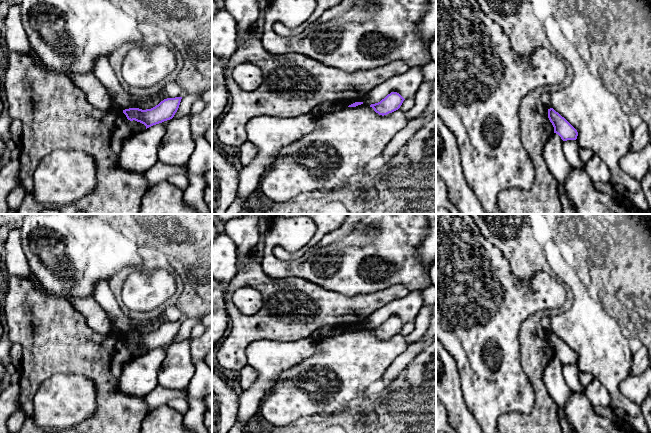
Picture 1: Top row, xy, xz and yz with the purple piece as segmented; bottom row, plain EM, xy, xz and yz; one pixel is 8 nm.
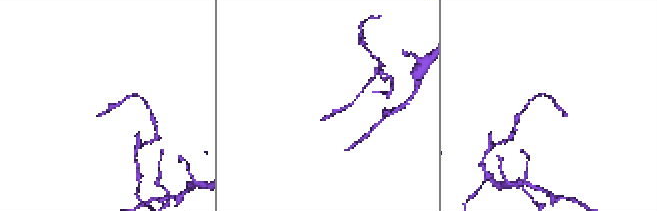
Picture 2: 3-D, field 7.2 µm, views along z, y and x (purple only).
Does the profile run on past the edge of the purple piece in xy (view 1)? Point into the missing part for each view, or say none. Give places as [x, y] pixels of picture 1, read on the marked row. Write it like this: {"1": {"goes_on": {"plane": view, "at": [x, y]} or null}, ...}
{"1": {"goes_on": null}}

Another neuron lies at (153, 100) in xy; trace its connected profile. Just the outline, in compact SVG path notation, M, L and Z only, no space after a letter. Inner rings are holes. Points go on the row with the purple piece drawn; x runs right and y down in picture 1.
M155 93L153 95L150 95L149 98L142 102L138 108L142 110L151 109L158 105L161 101L163 101L163 97L161 94Z

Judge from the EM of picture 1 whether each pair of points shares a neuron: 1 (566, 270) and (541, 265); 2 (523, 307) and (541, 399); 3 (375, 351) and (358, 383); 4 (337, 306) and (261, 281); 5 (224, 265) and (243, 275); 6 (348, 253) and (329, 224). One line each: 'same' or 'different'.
1: different
2: different
3: same
4: same
5: different
6: different

